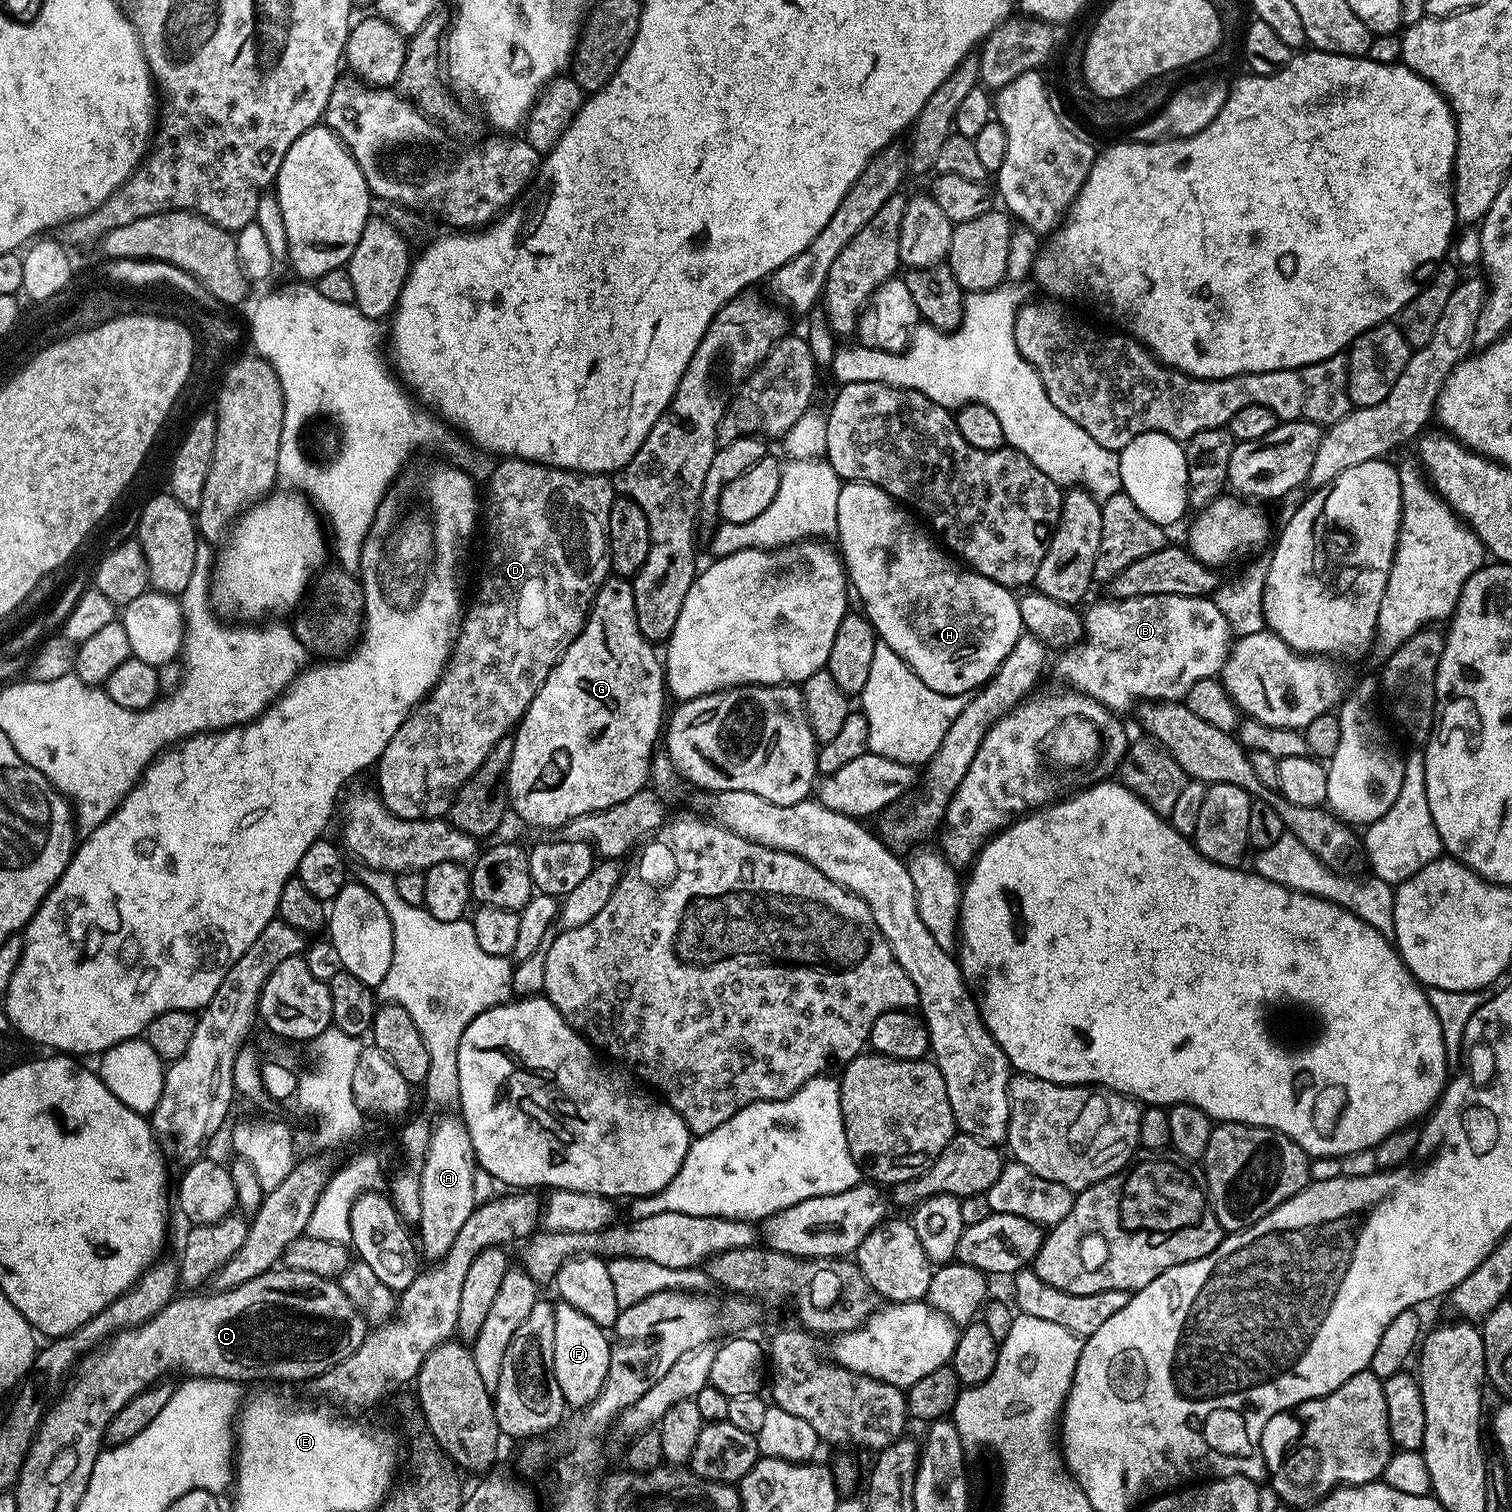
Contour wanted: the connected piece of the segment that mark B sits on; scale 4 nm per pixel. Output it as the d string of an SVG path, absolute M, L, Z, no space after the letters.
M1154 594L1146 598L1103 599L1083 613L1084 634L1080 643L1067 649L1056 664L1057 674L1068 683L1065 685L1069 689L1094 698L1113 714L1125 714L1132 708L1132 696L1136 702L1180 702L1194 682L1210 680L1223 673L1234 633L1211 598Z

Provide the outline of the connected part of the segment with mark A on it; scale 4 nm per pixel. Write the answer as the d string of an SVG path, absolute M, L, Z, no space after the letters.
M459 1115L444 1116L437 1124L431 1125L428 1133L428 1150L424 1153L424 1159L418 1168L420 1178L420 1222L418 1225L418 1248L428 1262L442 1259L446 1250L454 1242L454 1237L462 1231L462 1225L466 1218L478 1207L478 1201L474 1198L474 1174L478 1170L472 1155L472 1143L470 1134L466 1130L463 1119Z

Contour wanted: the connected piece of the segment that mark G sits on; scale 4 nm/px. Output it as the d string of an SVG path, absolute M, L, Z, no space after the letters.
M609 578L605 580L598 594L592 600L592 606L588 610L588 617L574 642L562 654L562 658L550 670L546 682L536 691L536 697L530 702L526 714L514 729L512 741L512 757L506 777L506 791L511 811L516 811L520 820L525 820L532 828L556 828L563 829L571 820L577 820L579 816L585 816L591 812L601 812L618 802L626 802L626 798L634 798L634 794L645 791L644 784L654 772L654 755L656 739L661 739L662 729L666 724L666 710L664 714L664 694L666 695L666 681L664 678L664 665L661 657L656 657L653 645L644 637L642 630L638 630L638 618L634 610L634 590L631 583L624 578Z

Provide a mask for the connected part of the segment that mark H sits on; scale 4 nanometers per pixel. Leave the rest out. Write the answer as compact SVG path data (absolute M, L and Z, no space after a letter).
M841 483L836 531L840 540L838 551L851 587L859 596L862 611L876 629L877 637L908 663L912 673L922 678L930 690L947 696L975 693L992 679L1022 635L1018 599L1013 589L973 572L949 555L927 531L924 533L916 525L915 519L917 517L901 501L878 486Z

